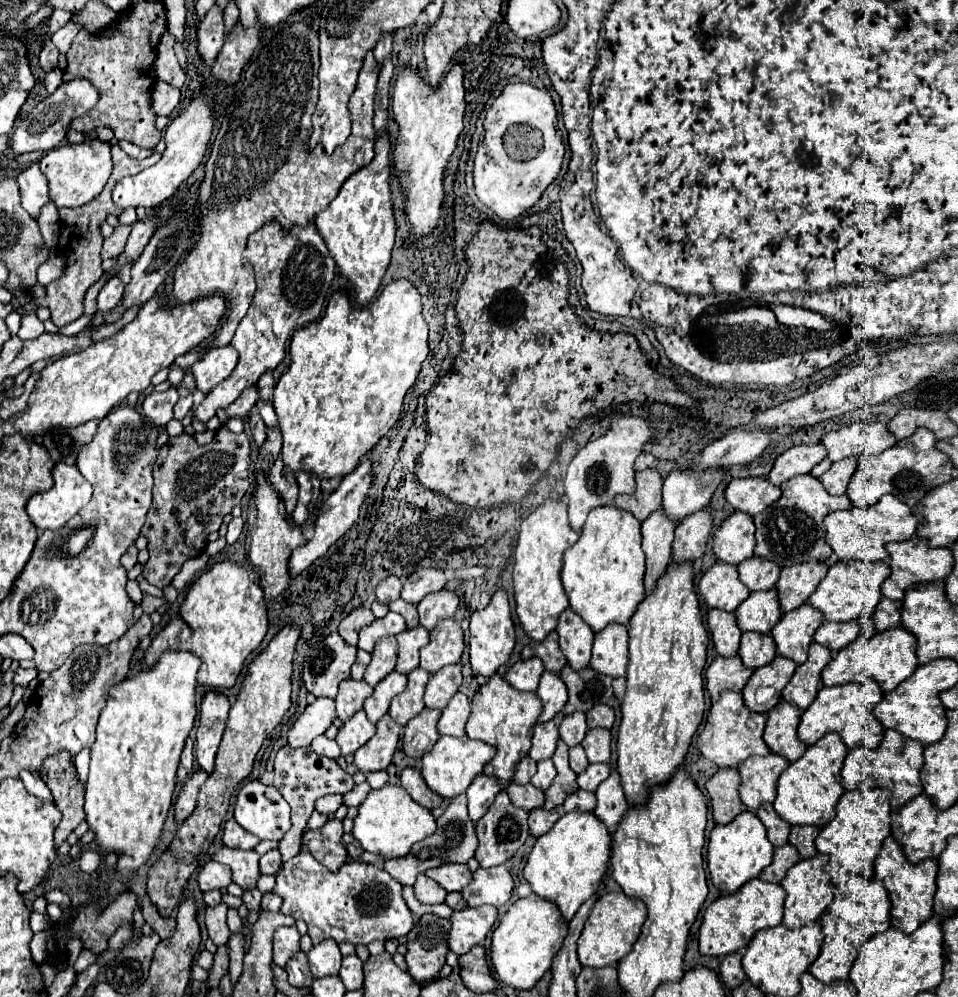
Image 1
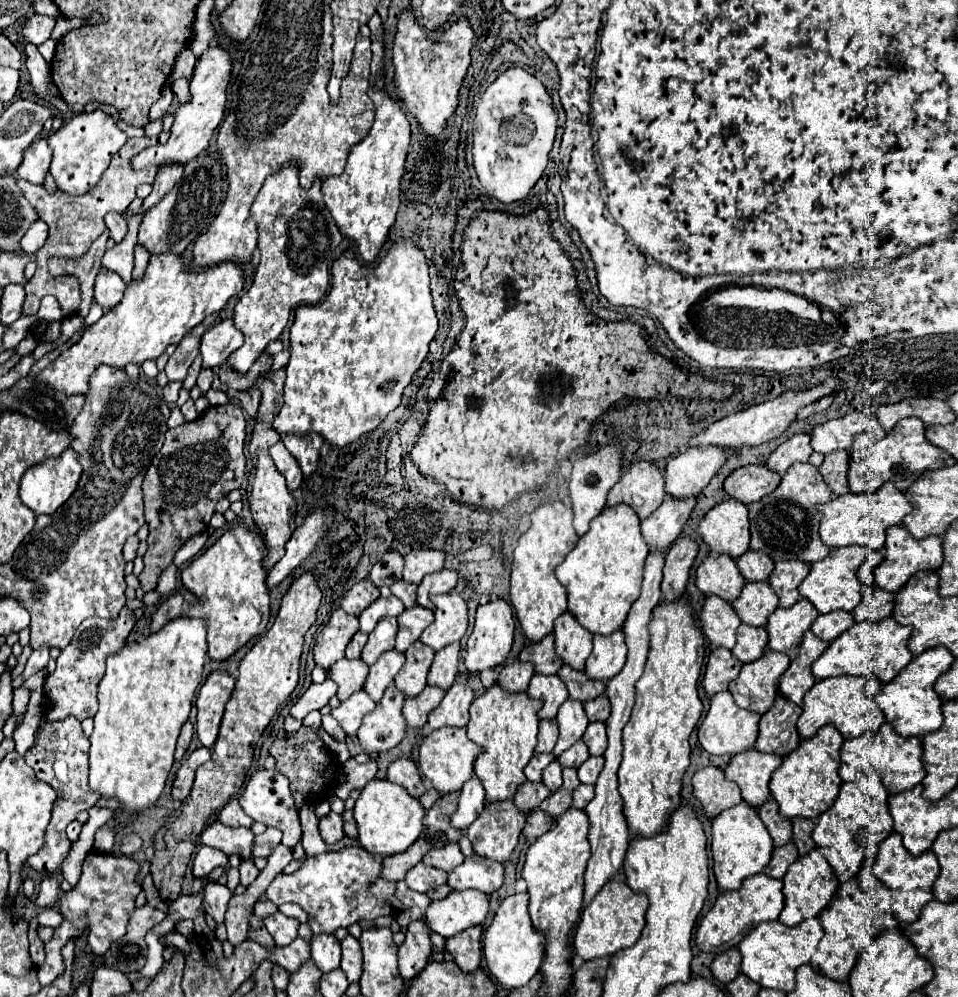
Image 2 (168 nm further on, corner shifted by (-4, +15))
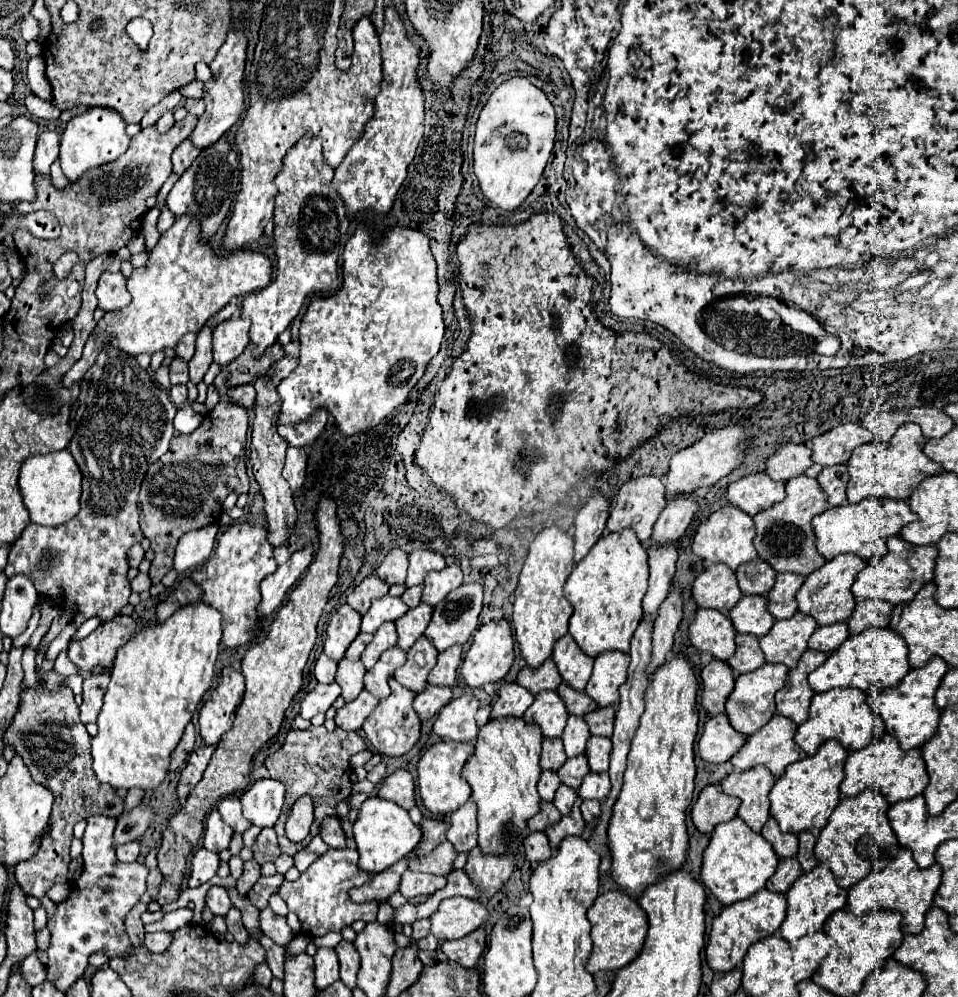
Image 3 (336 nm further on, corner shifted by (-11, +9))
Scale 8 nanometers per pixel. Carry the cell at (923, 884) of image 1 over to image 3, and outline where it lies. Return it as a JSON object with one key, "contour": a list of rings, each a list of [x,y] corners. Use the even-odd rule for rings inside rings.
{"contour":[[[900,849],[898,855],[894,857],[894,861],[890,861],[890,865],[886,869],[868,875],[864,881],[860,881],[848,889],[846,911],[850,911],[852,915],[864,915],[864,913],[872,913],[878,909],[898,911],[904,917],[902,931],[908,935],[918,935],[924,929],[924,915],[932,907],[932,899],[934,899],[934,893],[940,885],[940,879],[942,879],[940,865],[934,863],[928,869],[920,869],[914,863],[910,851]]]}

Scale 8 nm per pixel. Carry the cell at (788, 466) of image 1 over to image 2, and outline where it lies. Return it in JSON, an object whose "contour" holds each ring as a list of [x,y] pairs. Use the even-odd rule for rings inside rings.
{"contour":[[[801,433],[801,435],[793,435],[791,439],[787,439],[785,443],[781,443],[773,453],[771,457],[767,459],[767,469],[783,475],[787,471],[789,465],[801,461],[805,463],[813,453],[813,447],[811,447],[811,435],[807,433]]]}

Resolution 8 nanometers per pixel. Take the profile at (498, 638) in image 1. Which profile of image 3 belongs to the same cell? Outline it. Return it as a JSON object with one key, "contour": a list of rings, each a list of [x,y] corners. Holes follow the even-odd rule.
{"contour":[[[504,619],[490,621],[488,625],[482,625],[474,633],[472,645],[464,657],[460,675],[468,687],[482,687],[484,683],[496,683],[496,681],[504,679],[504,675],[510,671],[512,663],[514,663],[514,637],[512,637],[508,621],[504,621]]]}

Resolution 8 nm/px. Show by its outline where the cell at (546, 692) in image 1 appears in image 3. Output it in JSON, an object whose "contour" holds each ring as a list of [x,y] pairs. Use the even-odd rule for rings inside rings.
{"contour":[[[542,691],[536,695],[534,703],[526,709],[524,721],[534,723],[540,727],[542,737],[554,739],[560,737],[566,727],[568,711],[564,711],[564,705],[560,703],[560,697],[554,691]]]}

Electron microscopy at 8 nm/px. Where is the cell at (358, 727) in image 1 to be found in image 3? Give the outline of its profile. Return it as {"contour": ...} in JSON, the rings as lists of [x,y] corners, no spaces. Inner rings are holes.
{"contour":[[[362,691],[354,701],[346,703],[342,709],[336,711],[336,725],[344,731],[360,731],[364,719],[372,713],[378,699],[368,691]]]}

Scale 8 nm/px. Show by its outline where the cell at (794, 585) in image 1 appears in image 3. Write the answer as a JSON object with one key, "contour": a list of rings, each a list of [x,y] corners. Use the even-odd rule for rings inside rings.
{"contour":[[[778,573],[776,583],[768,593],[768,611],[774,619],[790,619],[796,613],[794,595],[804,583],[802,575],[796,573]]]}

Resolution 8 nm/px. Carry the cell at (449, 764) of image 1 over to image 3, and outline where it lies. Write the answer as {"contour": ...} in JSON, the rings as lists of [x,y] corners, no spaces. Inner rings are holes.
{"contour":[[[440,741],[440,743],[432,745],[418,761],[418,779],[416,779],[418,795],[424,803],[424,807],[432,815],[450,815],[470,799],[472,789],[468,787],[466,779],[462,779],[460,773],[472,753],[474,753],[472,745],[456,743],[456,741]]]}

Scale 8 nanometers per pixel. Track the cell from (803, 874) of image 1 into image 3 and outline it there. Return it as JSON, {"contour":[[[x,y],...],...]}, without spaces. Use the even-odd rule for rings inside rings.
{"contour":[[[820,863],[816,869],[812,869],[810,873],[800,875],[800,879],[796,879],[796,883],[788,889],[786,893],[786,901],[788,901],[788,913],[786,919],[780,927],[780,935],[786,941],[796,941],[804,935],[812,935],[816,931],[822,929],[824,921],[834,913],[844,909],[846,905],[846,891],[836,883],[836,877],[832,875],[830,867],[826,863]]]}

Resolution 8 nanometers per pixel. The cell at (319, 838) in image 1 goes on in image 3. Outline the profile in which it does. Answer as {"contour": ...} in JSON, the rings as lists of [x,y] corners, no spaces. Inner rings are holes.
{"contour":[[[326,817],[322,821],[322,825],[320,825],[320,837],[332,849],[344,849],[346,847],[346,835],[344,835],[344,831],[340,827],[340,819]]]}

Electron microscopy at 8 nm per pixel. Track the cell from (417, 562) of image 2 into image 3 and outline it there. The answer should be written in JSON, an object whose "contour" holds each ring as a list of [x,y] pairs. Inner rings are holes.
{"contour":[[[424,549],[412,551],[410,553],[408,577],[406,577],[406,587],[420,585],[428,571],[438,571],[438,569],[444,569],[444,567],[446,567],[446,561],[444,561],[444,557],[440,553],[424,551]]]}

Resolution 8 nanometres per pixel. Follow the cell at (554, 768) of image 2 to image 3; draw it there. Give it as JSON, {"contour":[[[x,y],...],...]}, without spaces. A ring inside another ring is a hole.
{"contour":[[[560,785],[560,789],[556,791],[556,797],[554,797],[552,803],[554,803],[554,807],[556,807],[562,815],[568,815],[568,813],[572,811],[572,805],[574,805],[576,797],[578,797],[576,789],[566,787],[566,785]]]}

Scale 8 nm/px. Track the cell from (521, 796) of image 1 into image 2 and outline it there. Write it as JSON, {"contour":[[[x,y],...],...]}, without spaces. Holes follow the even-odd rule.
{"contour":[[[525,781],[523,785],[519,785],[517,793],[515,793],[515,805],[529,813],[533,811],[535,807],[539,807],[539,803],[549,797],[549,789],[543,785],[543,783],[531,783],[531,781]]]}

